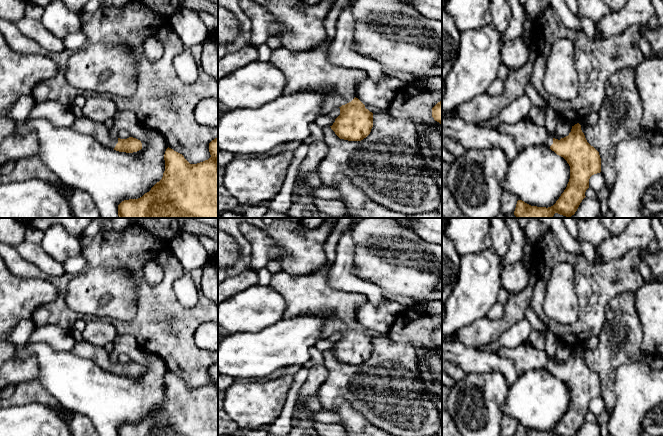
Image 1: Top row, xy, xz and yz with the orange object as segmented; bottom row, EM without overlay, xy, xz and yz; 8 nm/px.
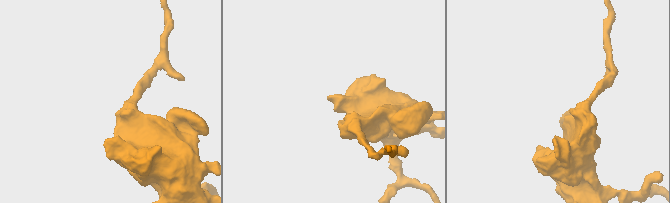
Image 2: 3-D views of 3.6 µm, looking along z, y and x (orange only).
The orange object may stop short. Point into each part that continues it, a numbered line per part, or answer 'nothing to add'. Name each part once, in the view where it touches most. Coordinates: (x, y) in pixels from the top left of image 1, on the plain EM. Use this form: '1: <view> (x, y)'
1: xz (307, 294)

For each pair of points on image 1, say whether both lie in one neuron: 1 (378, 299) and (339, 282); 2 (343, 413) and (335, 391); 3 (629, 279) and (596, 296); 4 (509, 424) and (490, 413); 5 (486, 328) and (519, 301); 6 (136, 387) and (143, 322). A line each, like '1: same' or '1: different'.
1: same
2: different
3: same
4: different
5: same
6: different

